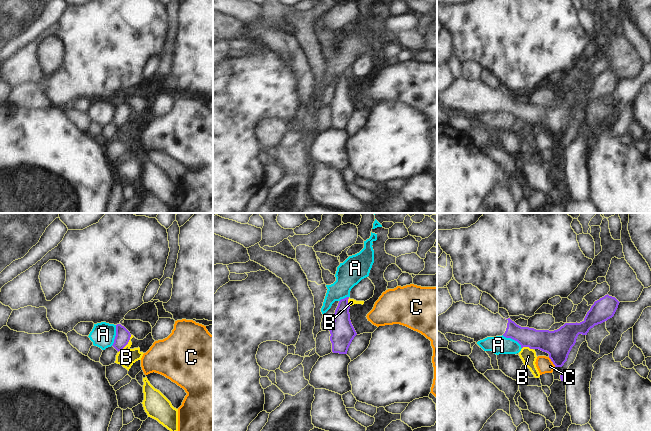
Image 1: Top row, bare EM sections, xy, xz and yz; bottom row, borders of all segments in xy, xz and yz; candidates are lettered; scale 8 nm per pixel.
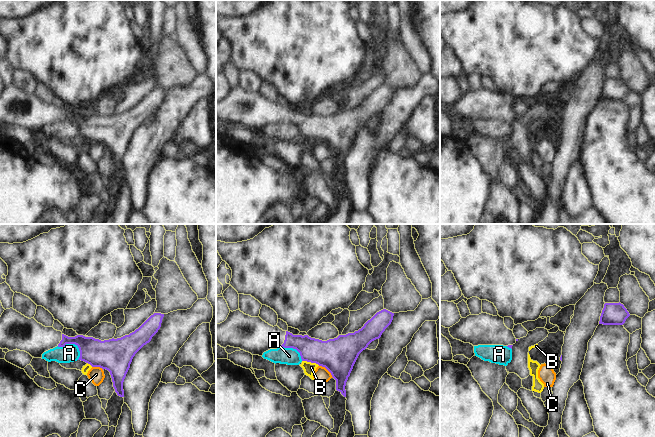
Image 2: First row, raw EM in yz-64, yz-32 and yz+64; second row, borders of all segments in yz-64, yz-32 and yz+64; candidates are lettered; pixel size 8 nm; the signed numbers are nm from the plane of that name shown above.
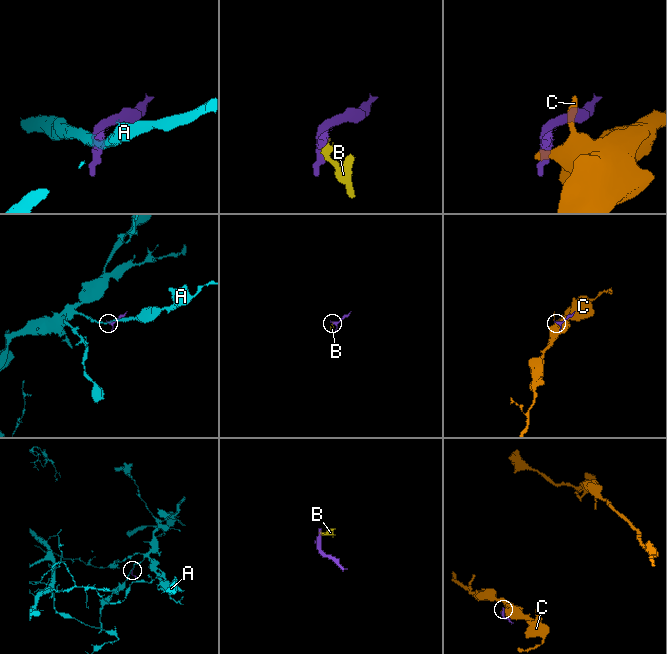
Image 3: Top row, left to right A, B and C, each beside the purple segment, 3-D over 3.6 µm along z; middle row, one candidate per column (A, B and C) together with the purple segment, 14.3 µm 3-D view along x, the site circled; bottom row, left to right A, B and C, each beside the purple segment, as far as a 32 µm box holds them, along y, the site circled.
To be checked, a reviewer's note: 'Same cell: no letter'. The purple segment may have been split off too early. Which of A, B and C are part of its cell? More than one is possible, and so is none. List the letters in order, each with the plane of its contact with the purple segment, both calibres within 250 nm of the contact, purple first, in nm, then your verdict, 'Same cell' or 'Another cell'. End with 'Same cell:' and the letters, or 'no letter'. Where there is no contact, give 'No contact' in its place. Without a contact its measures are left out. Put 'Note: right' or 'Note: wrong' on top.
Note: right
A: Touches purple in yz. Thickness 170 nm (purple) against 140 nm. Another cell
B: Touches purple in xy. Thickness 120 nm (purple) against 150 nm. Another cell
C: Touches purple in yz. Thickness 220 nm (purple) against 130 nm. Another cell
Same cell: no letter

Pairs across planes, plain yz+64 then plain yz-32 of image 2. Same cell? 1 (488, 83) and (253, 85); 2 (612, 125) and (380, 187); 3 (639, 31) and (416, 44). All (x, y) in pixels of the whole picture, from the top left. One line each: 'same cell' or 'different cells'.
1: different cells
2: same cell
3: different cells

